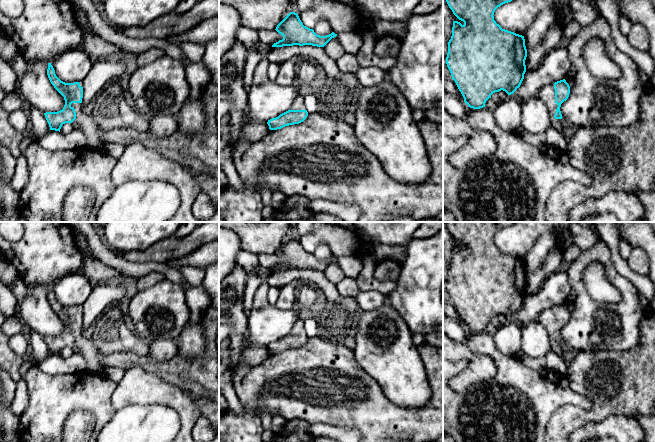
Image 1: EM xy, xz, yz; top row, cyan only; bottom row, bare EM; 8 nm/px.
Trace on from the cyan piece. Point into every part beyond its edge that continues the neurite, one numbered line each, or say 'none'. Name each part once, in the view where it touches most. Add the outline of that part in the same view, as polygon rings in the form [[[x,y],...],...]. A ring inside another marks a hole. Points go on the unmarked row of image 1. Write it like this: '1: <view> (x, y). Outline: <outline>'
1: yz (547, 317). Outline: [[[554,308],[545,309],[540,316],[538,317],[538,320],[546,327],[549,333],[550,338],[550,344],[552,347],[553,352],[555,352],[558,355],[563,355],[564,351],[564,345],[563,343],[555,343],[554,339],[556,336],[556,333],[558,329],[555,327],[555,313]]]

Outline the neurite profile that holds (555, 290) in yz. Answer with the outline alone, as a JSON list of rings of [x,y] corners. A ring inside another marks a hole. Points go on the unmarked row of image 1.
[[[565,269],[549,276],[537,292],[526,294],[520,311],[497,328],[493,335],[497,350],[504,355],[514,355],[521,351],[523,327],[538,319],[545,309],[565,303],[570,294],[571,285]]]

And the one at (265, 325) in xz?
[[[274,305],[252,308],[247,313],[247,336],[244,347],[268,346],[288,335],[294,323],[307,316],[307,311],[297,308],[281,310]]]

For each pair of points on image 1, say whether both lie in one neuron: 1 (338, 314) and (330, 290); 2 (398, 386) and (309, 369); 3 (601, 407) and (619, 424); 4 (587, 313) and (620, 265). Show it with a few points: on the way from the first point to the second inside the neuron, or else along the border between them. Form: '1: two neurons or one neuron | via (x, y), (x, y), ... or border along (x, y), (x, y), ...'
1: one neuron | via (338, 308), (332, 296)
2: two neurons | border along (360, 366), (378, 384), (383, 394), (391, 401)
3: two neurons | border along (632, 416), (609, 415), (600, 421), (589, 421)
4: two neurons | border along (608, 248), (614, 268), (629, 280)

